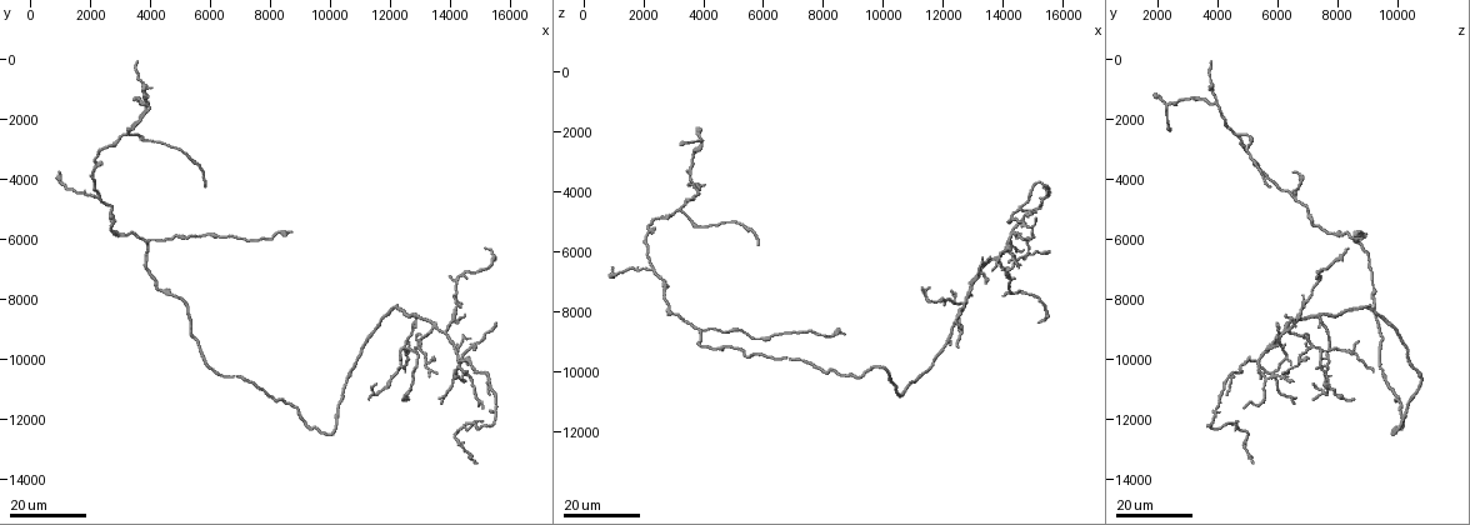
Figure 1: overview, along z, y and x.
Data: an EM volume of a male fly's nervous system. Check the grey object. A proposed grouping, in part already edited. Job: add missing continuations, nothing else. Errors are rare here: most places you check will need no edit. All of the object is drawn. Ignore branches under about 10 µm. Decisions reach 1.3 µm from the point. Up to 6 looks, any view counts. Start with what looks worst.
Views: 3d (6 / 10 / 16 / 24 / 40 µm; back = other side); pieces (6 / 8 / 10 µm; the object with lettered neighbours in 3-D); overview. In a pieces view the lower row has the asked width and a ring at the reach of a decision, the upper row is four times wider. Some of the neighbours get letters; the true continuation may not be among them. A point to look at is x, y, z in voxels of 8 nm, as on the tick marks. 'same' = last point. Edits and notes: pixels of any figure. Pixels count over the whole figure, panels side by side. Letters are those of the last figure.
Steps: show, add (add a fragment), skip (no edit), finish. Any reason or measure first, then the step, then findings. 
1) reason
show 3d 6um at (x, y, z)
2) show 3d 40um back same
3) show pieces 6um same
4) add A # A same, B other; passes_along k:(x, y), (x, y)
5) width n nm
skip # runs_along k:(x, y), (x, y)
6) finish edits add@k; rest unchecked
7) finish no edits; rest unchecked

tapers out
show 3d 16um at (5800, 4200, 5700)

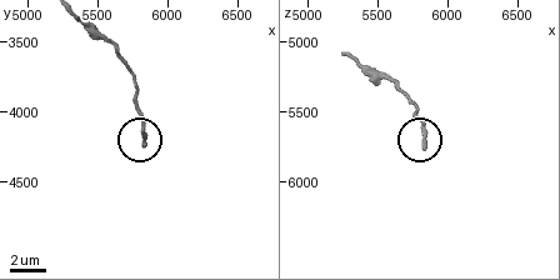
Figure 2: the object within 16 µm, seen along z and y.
show pieces 6um at (5840, 4240, 5740)

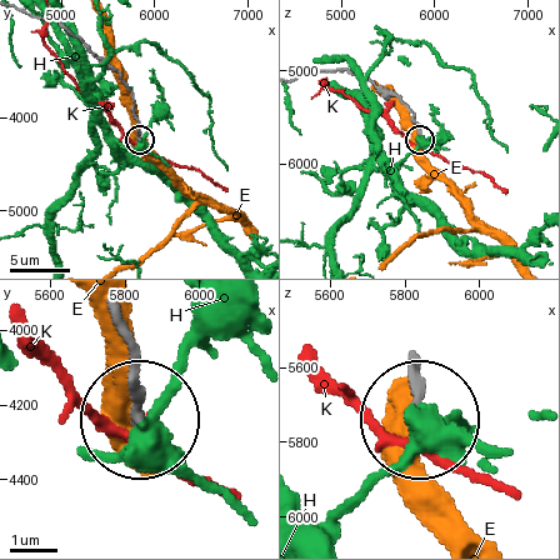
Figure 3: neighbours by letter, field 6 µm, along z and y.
width 190 nm
skip # E other, H other, K other; runs_along 3:(129, 360), (136, 416); none of them fits

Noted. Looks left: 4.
end of a long branch
show 3d 16um at (15500, 8800, 5900)

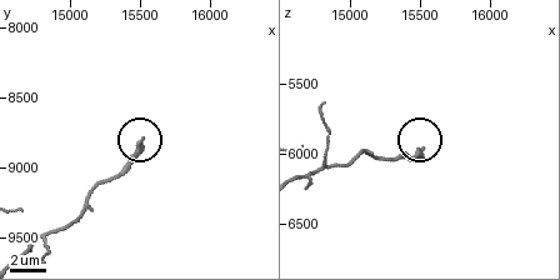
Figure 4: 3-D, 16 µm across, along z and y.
show pieces 6um at (15520, 8800, 6000)

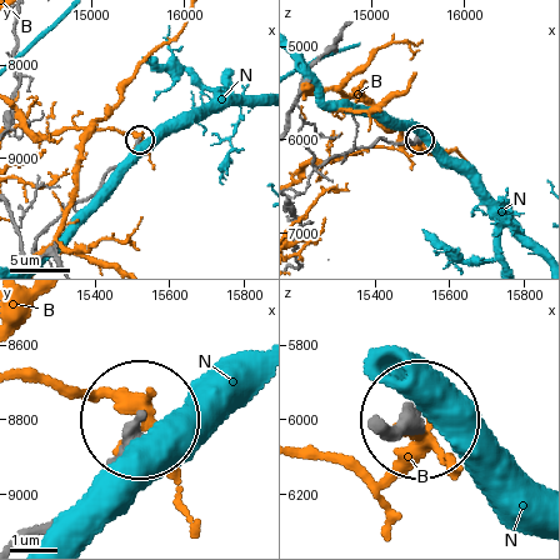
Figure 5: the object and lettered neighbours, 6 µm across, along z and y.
width 330 nm
skip # B other, N other; none of them fits

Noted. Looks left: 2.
show 3d 16um at (8700, 5700, 8800)

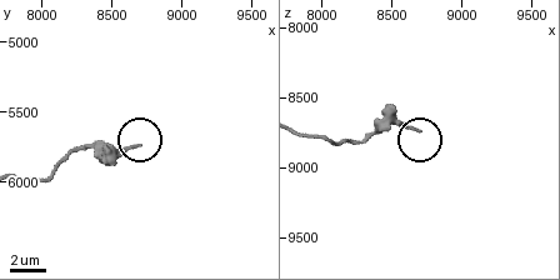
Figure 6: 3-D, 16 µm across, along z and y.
show pieces 6um at (8700, 5760, 8740)

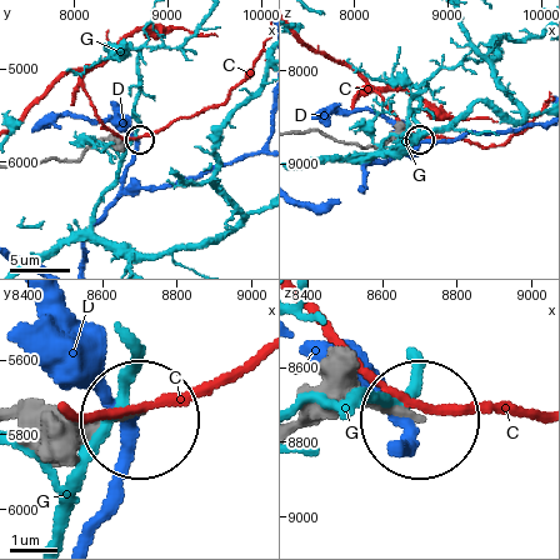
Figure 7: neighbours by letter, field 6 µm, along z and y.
width 140 nm
skip # C other, D other, G other; none of them fits

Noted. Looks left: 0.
finish no edits; rest unchecked

